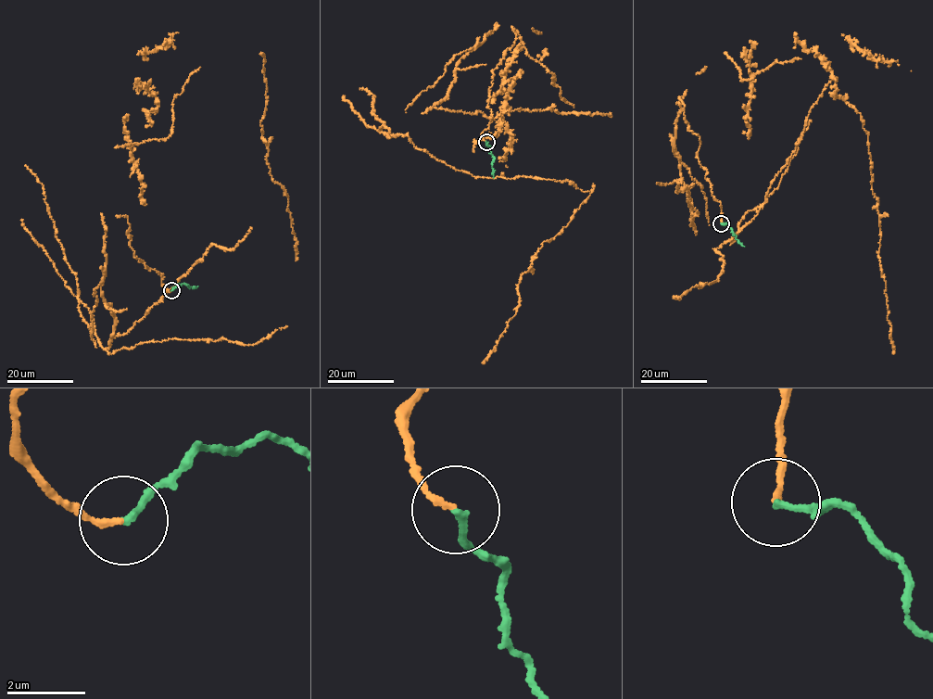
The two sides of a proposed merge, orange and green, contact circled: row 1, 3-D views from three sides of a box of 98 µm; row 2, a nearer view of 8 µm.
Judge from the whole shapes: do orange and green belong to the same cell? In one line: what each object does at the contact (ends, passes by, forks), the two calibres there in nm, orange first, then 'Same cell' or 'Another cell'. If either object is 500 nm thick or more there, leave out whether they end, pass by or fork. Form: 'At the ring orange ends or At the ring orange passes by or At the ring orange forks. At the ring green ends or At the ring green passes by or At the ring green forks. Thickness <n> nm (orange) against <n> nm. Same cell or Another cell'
At the ring orange ends. At the ring green ends. Thickness 130 nm (orange) against 180 nm. Same cell

